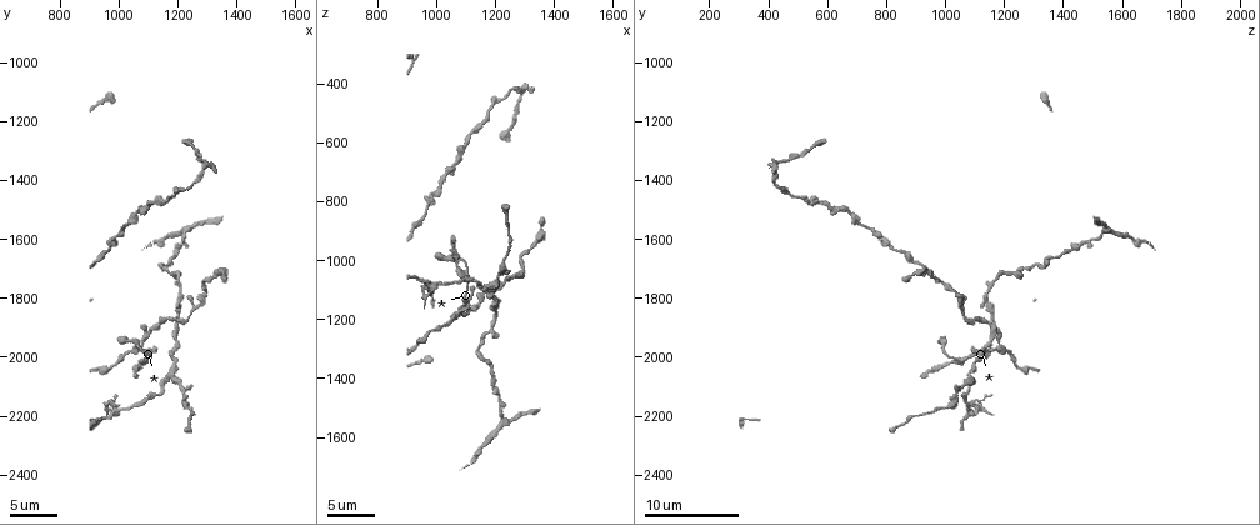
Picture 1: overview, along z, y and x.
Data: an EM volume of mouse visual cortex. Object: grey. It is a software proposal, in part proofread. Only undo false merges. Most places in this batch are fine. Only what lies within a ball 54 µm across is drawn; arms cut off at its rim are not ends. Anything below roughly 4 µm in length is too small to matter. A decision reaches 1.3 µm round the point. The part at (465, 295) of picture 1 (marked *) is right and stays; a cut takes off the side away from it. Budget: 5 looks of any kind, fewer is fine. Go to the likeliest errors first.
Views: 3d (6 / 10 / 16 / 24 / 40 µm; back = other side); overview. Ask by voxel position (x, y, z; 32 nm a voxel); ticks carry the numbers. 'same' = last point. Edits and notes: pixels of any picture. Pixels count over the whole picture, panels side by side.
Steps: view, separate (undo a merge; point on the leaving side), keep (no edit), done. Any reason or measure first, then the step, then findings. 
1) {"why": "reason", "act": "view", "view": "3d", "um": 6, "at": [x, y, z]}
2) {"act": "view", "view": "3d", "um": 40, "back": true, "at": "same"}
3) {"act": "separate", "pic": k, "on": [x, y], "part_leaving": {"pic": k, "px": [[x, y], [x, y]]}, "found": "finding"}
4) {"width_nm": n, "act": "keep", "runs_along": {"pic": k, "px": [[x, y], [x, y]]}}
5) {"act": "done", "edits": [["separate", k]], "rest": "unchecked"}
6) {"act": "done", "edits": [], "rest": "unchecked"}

{"act": "view", "view": "3d", "um": 10, "at": [1100, 2010, 1040]}

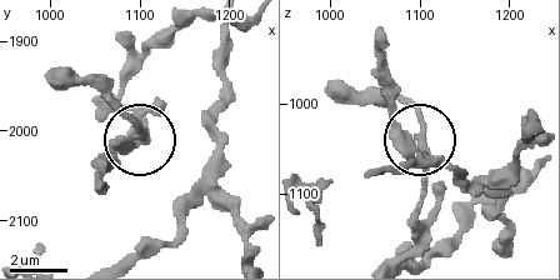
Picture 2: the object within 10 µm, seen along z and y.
{"width_nm": 320, "act": "keep", "found": "one neuron here"}

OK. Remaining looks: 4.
{"why": "three arms meet", "act": "view", "view": "3d", "um": 10, "at": [1060, 1960, 1200]}

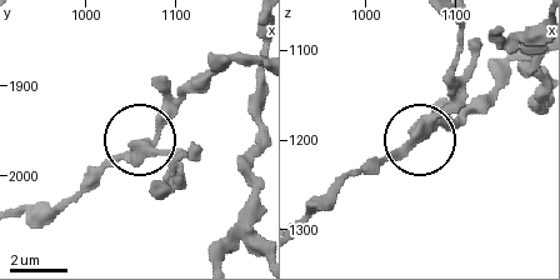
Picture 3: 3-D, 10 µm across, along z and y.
{"width_nm": 350, "act": "keep", "found": "one neuron here"}

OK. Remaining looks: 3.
{"why": "two arms in line, one across", "act": "view", "view": "3d", "um": 10, "at": [1180, 1870, 1110]}

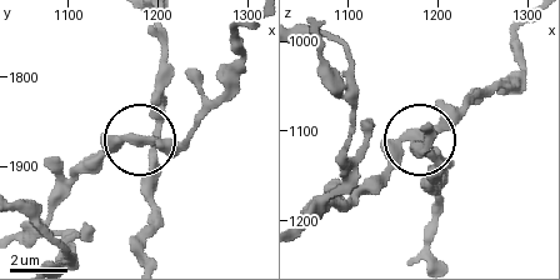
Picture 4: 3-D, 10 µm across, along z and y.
{"act": "view", "view": "3d", "um": 6, "at": "same"}

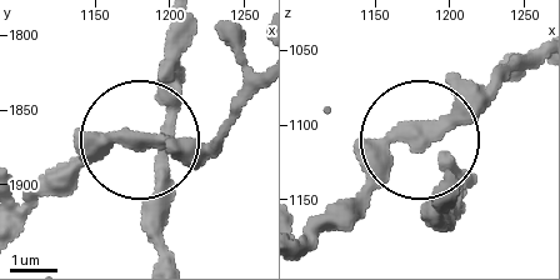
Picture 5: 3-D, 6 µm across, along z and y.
{"act": "keep", "runs_along": {"pic": 5, "px": [[306, 238], [493, 75]]}, "found": "one neuron here"}

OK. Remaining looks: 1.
{"act": "done", "edits": [], "rest": "unchecked"}

